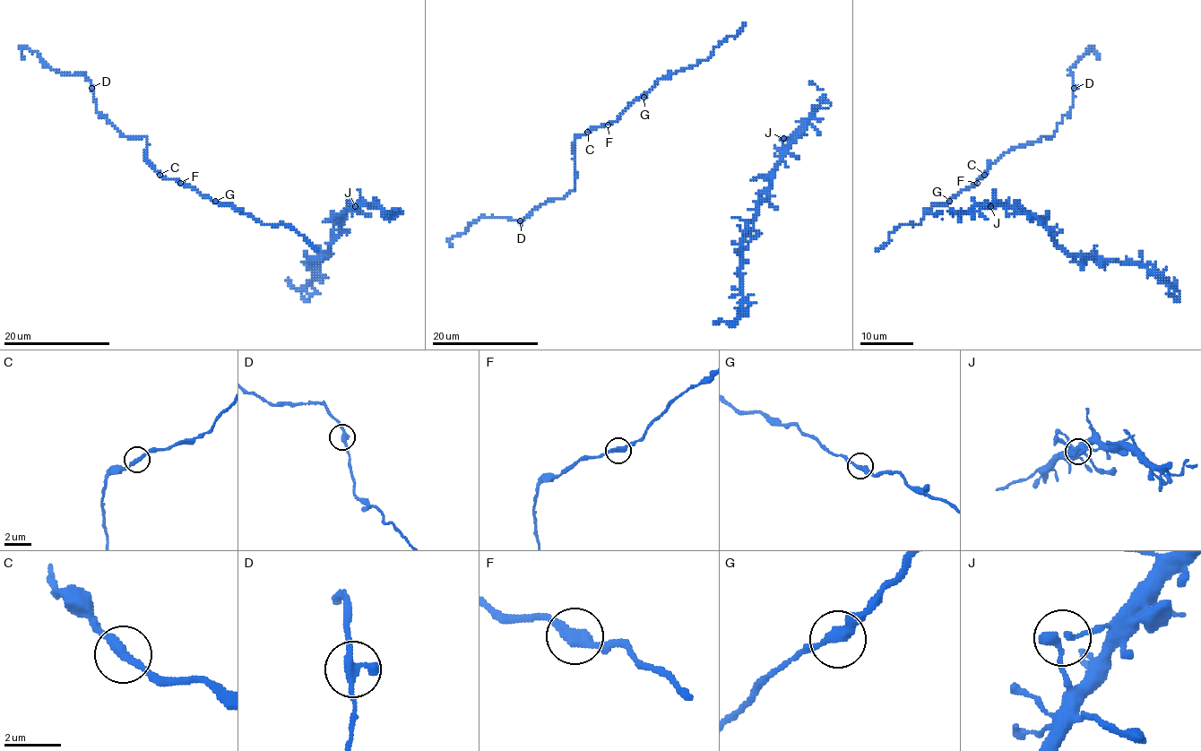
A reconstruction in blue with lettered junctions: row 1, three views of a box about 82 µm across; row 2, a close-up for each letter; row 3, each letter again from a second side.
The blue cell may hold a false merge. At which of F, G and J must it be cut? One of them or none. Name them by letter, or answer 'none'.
none

